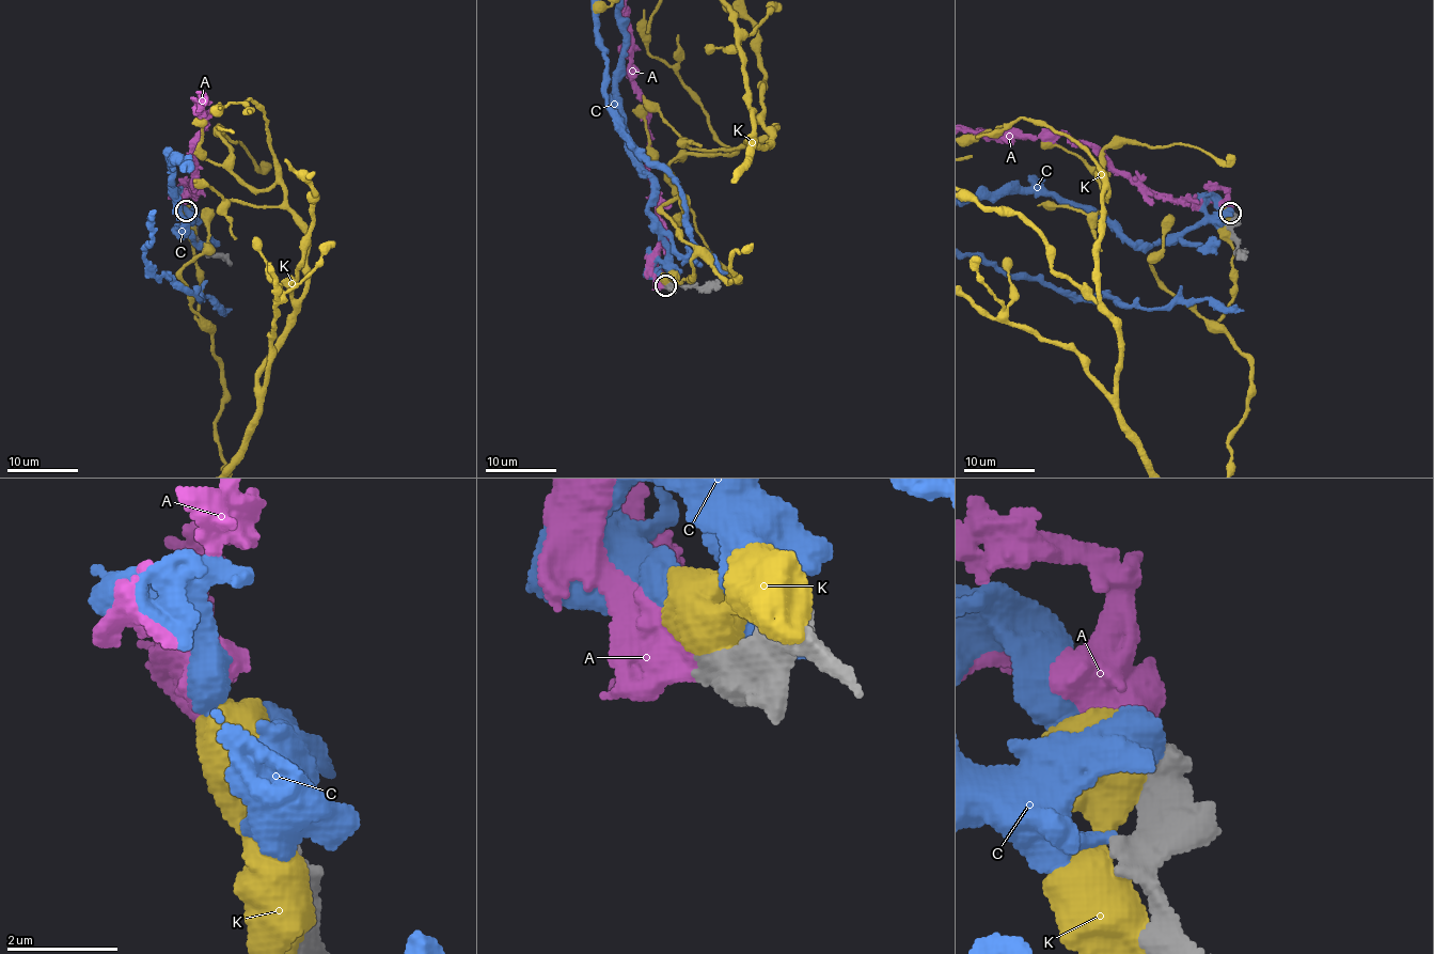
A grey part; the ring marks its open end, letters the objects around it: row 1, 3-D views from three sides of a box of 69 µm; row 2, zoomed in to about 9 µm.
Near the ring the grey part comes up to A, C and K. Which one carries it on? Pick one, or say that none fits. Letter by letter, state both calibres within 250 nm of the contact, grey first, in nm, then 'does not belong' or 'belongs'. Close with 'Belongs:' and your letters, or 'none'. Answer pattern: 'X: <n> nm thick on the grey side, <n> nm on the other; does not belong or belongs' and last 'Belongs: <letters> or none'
A: 600 nm thick on the grey side, 550 nm on the other; belongs
C: 700 nm thick on the grey side, 600 nm on the other; does not belong
K: 750 nm thick on the grey side, 700 nm on the other; does not belong
Belongs: A

